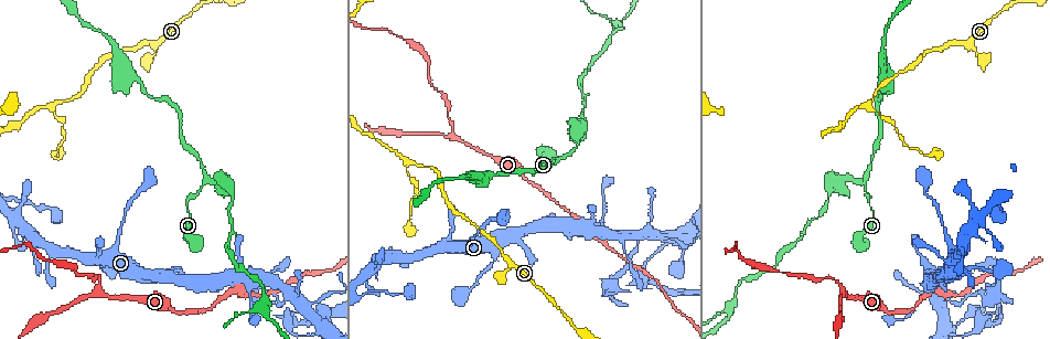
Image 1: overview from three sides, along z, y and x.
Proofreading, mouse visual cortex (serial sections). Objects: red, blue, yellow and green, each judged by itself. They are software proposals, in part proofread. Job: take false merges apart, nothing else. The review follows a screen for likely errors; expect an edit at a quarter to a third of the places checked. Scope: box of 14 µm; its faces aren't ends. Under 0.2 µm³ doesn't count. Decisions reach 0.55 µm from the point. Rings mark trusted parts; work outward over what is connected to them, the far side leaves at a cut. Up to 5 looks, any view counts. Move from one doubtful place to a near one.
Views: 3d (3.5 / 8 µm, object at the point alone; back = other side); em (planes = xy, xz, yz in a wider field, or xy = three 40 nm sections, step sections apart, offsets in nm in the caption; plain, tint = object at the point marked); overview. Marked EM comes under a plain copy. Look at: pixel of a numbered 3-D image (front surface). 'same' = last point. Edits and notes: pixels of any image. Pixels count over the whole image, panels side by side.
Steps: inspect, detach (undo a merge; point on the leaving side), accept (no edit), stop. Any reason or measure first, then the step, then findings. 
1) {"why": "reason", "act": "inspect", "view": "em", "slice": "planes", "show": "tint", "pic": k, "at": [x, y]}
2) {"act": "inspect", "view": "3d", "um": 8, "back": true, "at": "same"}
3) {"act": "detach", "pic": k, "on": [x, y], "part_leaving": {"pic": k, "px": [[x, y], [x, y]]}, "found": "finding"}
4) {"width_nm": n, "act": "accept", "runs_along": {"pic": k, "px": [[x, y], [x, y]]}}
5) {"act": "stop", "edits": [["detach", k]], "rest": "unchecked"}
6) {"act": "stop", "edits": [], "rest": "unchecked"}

{"why": "three arms meet", "act": "inspect", "view": "3d", "um": 3.5, "back": true, "pic": 1, "at": [844, 291]}

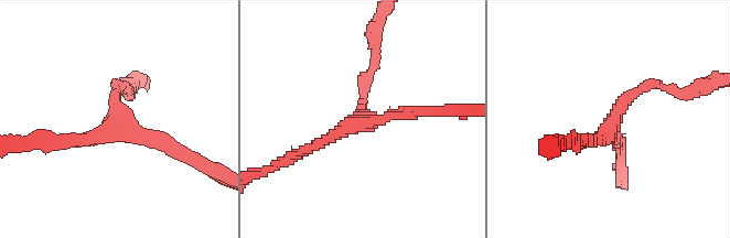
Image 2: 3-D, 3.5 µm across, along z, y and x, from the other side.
{"arms": 3, "arm_widths_nm": [150, 200, 200], "act": "inspect", "view": "em", "slice": "planes", "show": "tint", "pic": 2, "at": [358, 120]}

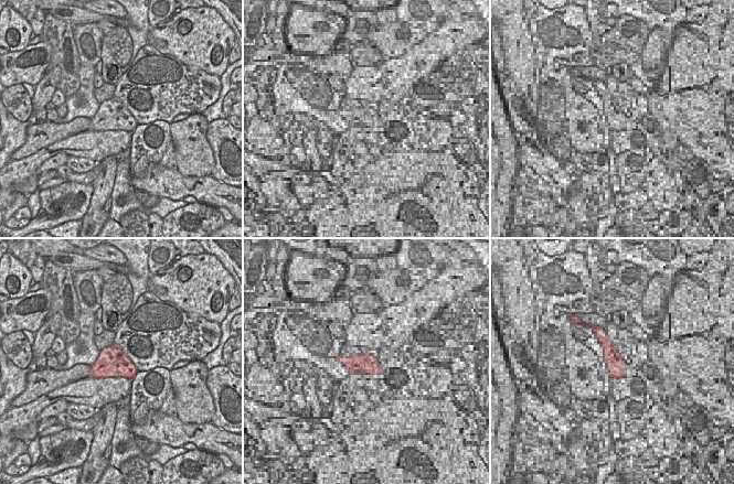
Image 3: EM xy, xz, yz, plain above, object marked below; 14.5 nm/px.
{"act": "accept", "runs_along": {"pic": 2, "px": [[296, 155], [361, 119], [371, 71]]}, "found": "one cell here"}

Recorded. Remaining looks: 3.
{"why": "abrupt turn", "act": "inspect", "view": "3d", "um": 8, "pic": 1, "at": [944, 332]}

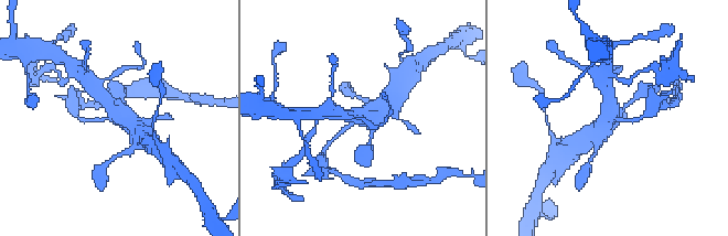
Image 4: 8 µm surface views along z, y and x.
{"why": "need the tissue", "act": "inspect", "view": "em", "slice": "xy", "step": 2, "show": "tint", "pic": 4, "at": [611, 113]}

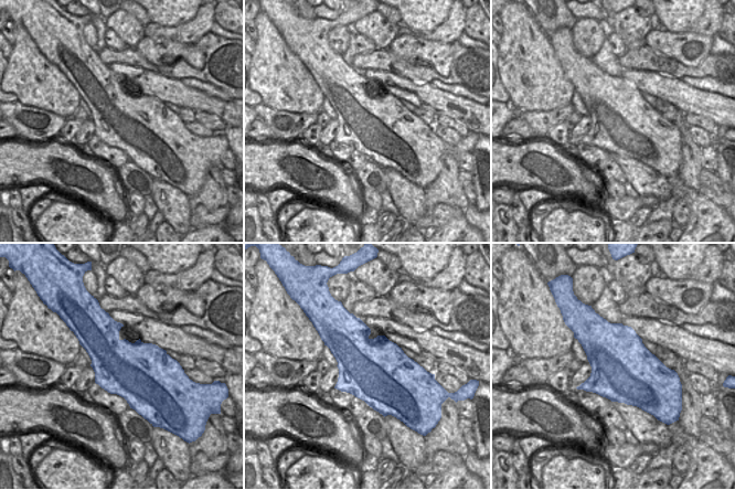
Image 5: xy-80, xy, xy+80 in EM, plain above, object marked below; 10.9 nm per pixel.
{"width_nm": 700, "act": "accept", "runs_along": {"pic": 4, "px": [[609, 89], [612, 117], [632, 119]]}, "found": "continuous, no second cell"}

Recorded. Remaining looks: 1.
{"act": "stop", "edits": [], "rest": "unchecked"}

